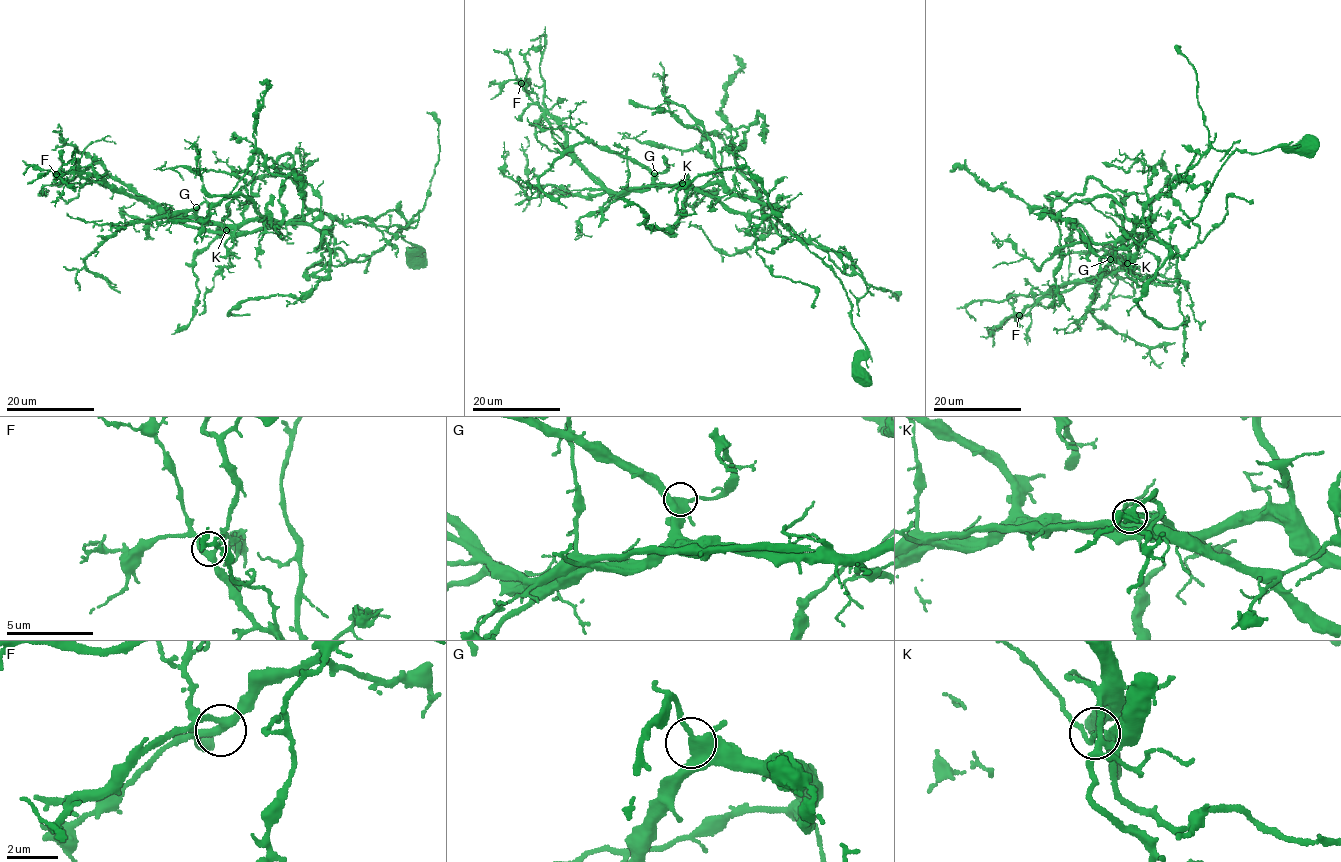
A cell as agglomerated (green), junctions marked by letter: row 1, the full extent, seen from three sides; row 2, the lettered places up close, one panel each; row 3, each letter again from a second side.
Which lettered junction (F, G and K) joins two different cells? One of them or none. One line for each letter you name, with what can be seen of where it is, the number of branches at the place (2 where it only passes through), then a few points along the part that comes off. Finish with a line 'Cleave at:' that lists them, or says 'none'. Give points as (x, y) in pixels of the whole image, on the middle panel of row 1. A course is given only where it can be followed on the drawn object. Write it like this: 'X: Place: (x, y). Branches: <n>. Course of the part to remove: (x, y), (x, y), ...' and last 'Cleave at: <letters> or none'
K: Place: (682, 183). Branches: 4. Course of the part to remove: (682, 183), (762, 217), (754, 179), (725, 147), (673, 233), (618, 199)
Cleave at: K

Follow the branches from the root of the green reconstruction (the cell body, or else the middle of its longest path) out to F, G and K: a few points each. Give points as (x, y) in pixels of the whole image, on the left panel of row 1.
F: (413, 255), (418, 246), (400, 227), (358, 261), (321, 248), (310, 225), (197, 222), (80, 174), (56, 174)
G: (413, 255), (418, 246), (400, 227), (358, 261), (321, 248), (310, 225), (206, 224), (196, 207)
K: (413, 255), (418, 246), (400, 227), (358, 261), (321, 248), (310, 225), (248, 218), (226, 230)

